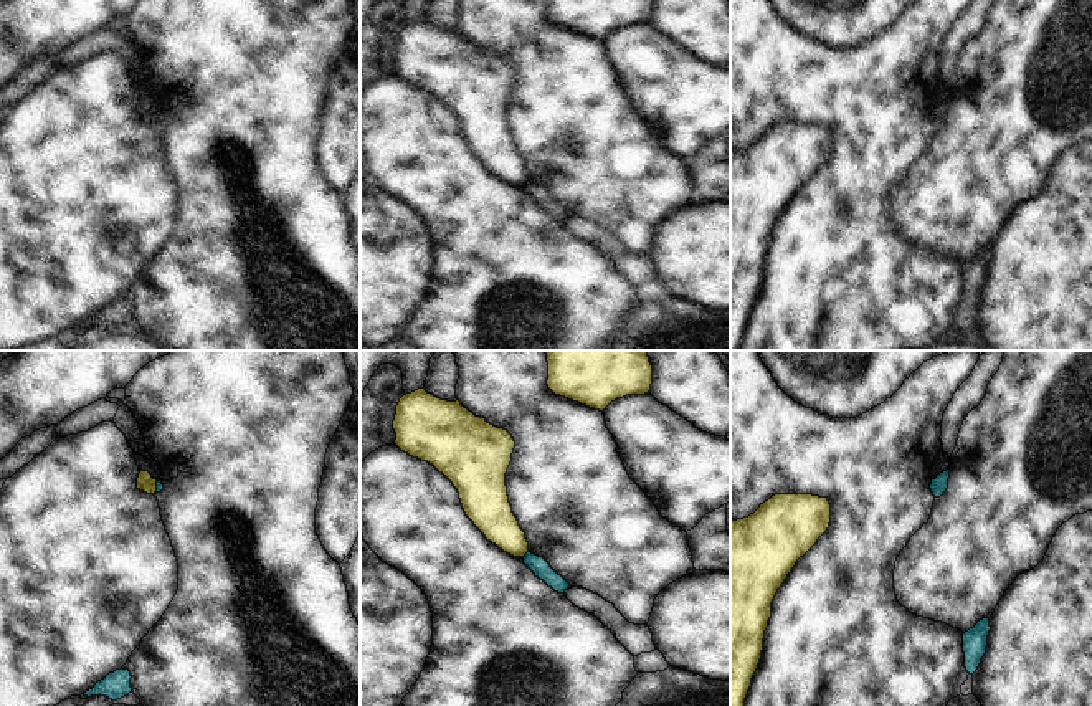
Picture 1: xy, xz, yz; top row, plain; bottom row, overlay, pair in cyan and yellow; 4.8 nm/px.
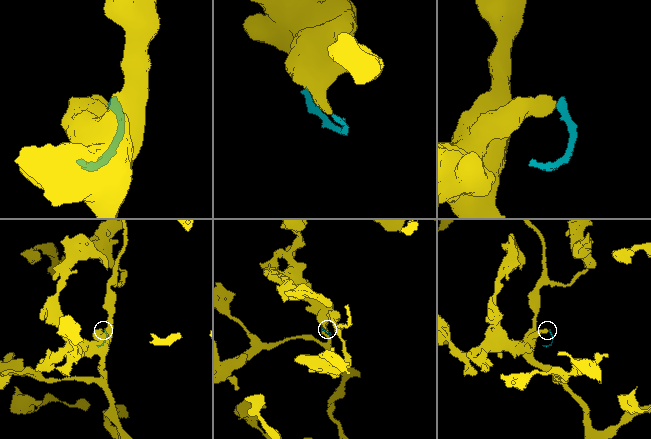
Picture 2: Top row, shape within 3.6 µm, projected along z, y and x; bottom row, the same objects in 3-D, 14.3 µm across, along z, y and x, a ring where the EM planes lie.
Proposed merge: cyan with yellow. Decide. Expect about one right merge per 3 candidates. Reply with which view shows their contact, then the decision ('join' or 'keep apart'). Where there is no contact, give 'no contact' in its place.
xz | keep apart

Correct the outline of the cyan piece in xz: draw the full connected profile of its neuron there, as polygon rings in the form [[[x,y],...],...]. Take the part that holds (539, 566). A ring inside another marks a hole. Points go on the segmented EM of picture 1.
[[[527,552],[524,564],[535,574],[535,577],[544,580],[555,592],[565,594],[565,590],[570,587],[570,584],[558,575],[544,557]]]

